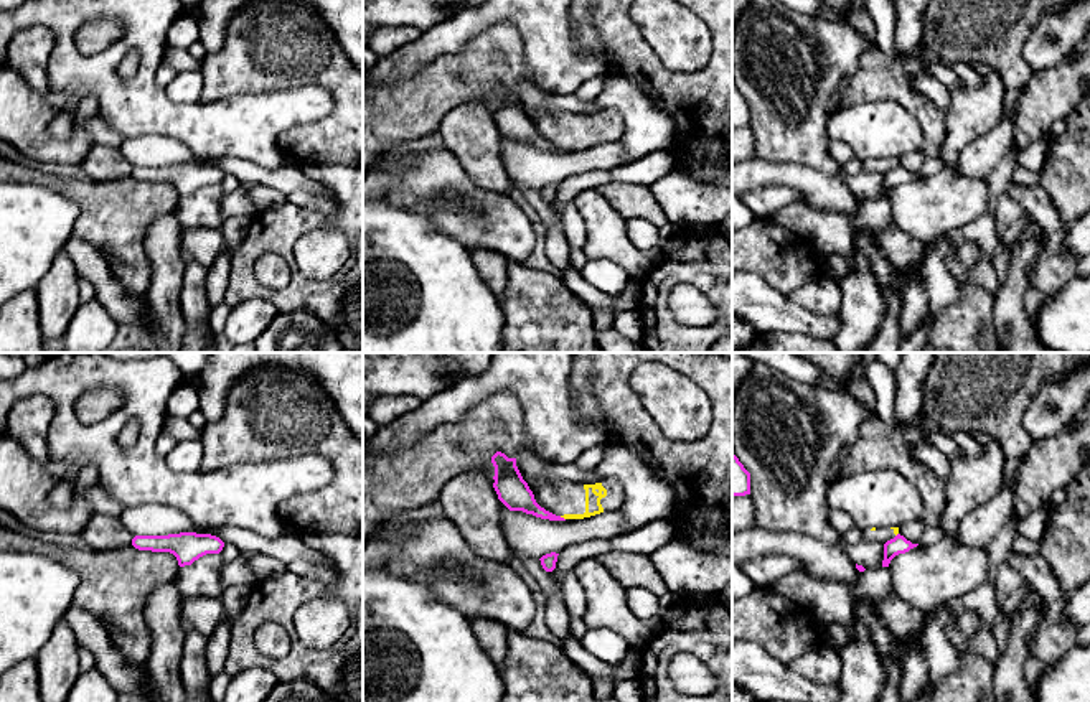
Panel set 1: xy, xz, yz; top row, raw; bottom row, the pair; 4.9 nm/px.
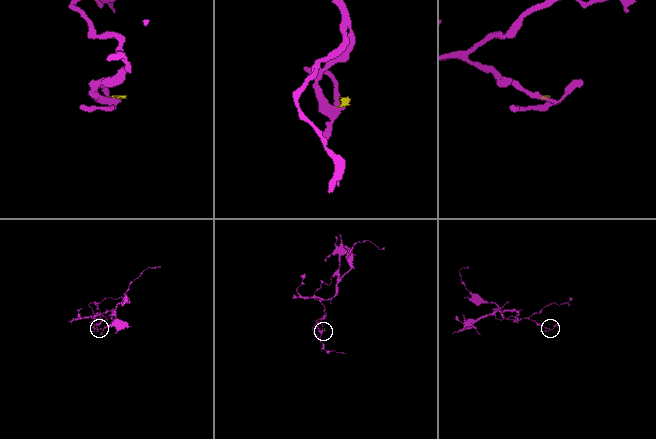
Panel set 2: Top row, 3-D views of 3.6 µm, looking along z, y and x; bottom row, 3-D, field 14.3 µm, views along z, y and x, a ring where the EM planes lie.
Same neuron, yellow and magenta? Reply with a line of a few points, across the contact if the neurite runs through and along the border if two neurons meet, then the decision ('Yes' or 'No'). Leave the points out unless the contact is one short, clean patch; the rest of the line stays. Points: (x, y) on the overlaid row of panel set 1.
Line: xz (559, 516), (564, 519). No

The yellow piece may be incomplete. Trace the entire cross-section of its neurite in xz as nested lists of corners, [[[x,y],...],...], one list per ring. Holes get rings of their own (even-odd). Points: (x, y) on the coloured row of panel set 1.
[[[549,480],[528,486],[541,508],[564,519],[584,519],[623,506],[623,489],[617,481],[576,484]]]

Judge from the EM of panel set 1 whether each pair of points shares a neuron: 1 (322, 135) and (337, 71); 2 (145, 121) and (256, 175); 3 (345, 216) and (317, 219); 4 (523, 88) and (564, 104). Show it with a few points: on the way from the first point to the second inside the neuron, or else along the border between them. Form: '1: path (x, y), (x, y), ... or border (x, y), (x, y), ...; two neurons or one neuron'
1: path (338, 119), (342, 116), (342, 88); one neuron
2: border (182, 142), (202, 157), (239, 157), (256, 165); two neurons
3: path (338, 221), (324, 221); one neuron
4: path (533, 98), (554, 102); one neuron

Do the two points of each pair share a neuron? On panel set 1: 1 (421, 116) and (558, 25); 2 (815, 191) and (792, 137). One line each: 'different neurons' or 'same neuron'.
1: different neurons
2: different neurons

